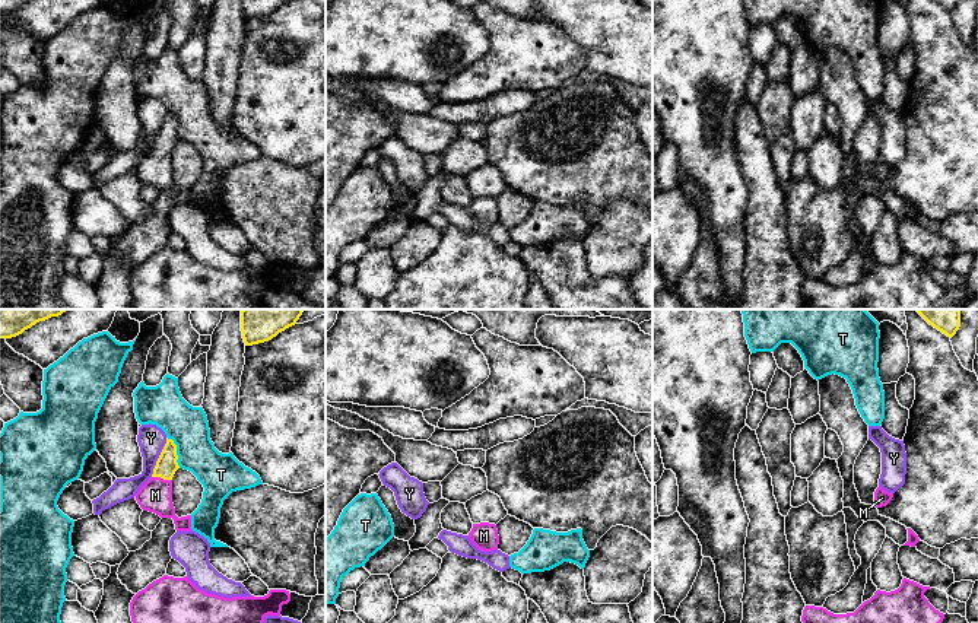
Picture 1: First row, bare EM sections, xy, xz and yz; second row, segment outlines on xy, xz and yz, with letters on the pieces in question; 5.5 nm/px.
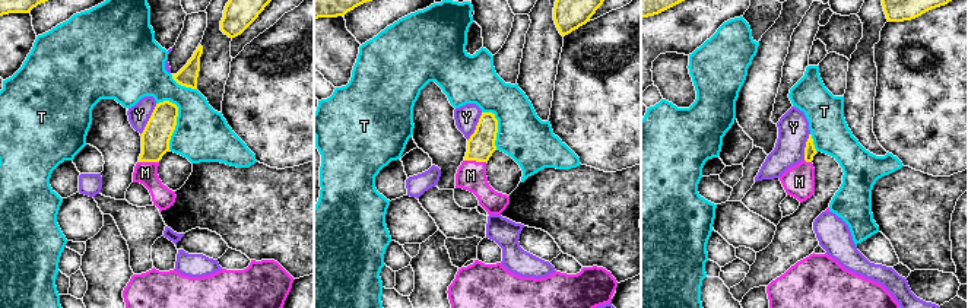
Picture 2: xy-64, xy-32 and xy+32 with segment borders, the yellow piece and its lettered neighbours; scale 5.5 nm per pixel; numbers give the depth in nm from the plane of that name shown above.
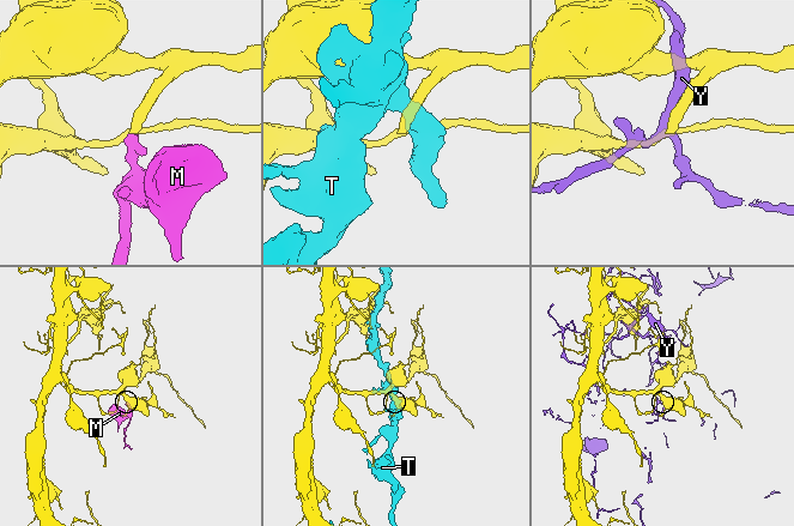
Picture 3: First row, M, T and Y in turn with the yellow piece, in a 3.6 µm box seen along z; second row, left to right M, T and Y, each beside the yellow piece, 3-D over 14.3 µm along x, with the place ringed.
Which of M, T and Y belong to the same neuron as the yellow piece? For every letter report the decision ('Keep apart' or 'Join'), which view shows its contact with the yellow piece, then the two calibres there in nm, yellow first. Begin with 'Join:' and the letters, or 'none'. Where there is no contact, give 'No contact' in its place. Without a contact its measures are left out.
Join: M
M: Join. Touches yellow in xy. Thickness 120 nm (yellow) against 180 nm
T: Keep apart. Touches yellow in xy. Thickness 120 nm (yellow) against 220 nm
Y: Keep apart. Touches yellow in xy. Thickness 120 nm (yellow) against 150 nm

